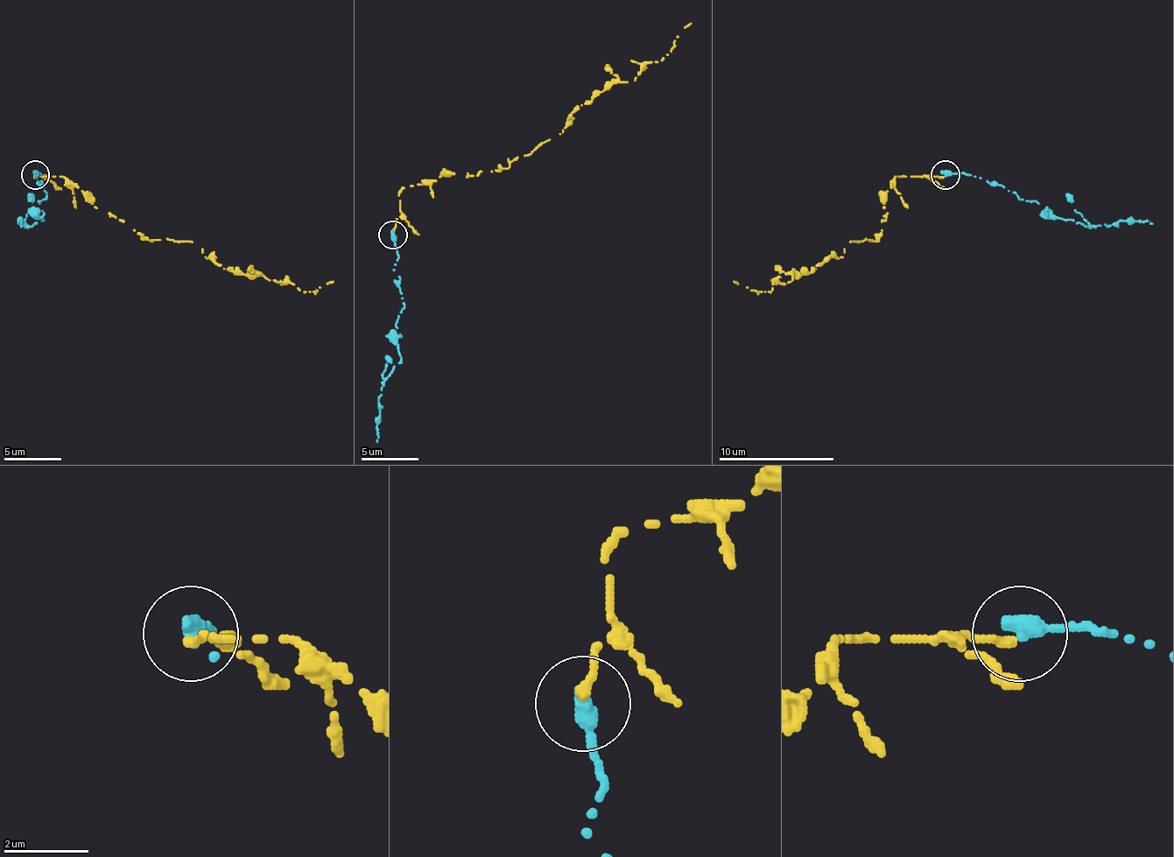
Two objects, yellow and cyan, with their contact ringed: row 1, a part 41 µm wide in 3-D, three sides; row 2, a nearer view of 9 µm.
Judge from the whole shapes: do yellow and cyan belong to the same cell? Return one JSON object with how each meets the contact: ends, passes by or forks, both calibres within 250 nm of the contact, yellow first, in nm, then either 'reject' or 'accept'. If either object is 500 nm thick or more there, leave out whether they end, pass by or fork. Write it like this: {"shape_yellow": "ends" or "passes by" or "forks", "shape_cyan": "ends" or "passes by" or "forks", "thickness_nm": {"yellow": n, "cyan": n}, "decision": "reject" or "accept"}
{"shape_yellow": "ends", "shape_cyan": "ends", "thickness_nm": {"yellow": 240, "cyan": 400}, "decision": "reject"}

